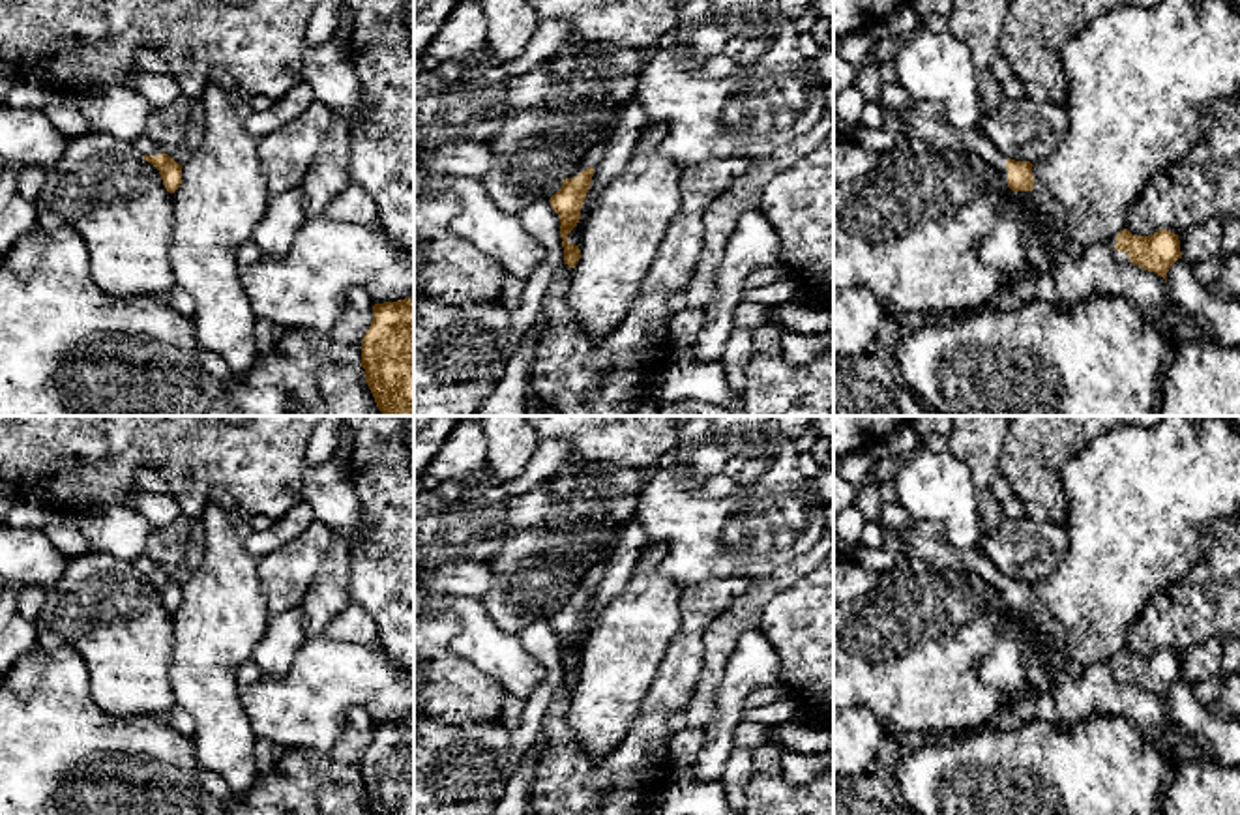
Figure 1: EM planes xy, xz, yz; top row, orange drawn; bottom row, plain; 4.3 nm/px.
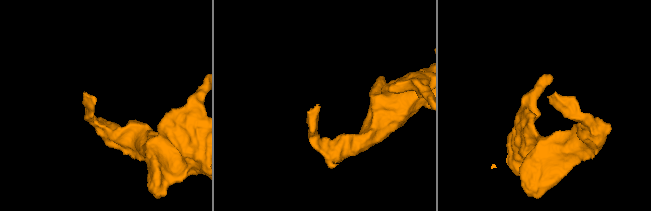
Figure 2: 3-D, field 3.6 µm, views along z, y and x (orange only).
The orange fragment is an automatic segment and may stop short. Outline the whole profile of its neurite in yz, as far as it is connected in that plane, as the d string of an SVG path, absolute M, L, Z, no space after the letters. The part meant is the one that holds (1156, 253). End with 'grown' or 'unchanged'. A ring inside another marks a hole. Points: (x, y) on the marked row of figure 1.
M1124 229L1107 244L1116 262L1133 262L1143 270L1161 275L1165 283L1169 268L1182 259L1178 234L1167 229L1152 236L1135 236Z; grown

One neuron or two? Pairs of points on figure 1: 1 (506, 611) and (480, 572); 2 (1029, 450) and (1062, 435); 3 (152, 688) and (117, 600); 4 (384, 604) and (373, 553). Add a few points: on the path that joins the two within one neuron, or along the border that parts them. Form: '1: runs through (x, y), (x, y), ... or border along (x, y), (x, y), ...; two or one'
1: border along (487, 563), (497, 581), (480, 598); two
2: runs through (1036, 444), (1046, 435), (1055, 435); one
3: runs through (130, 666), (126, 637), (117, 622); one
4: runs through (384, 591), (384, 566); one

